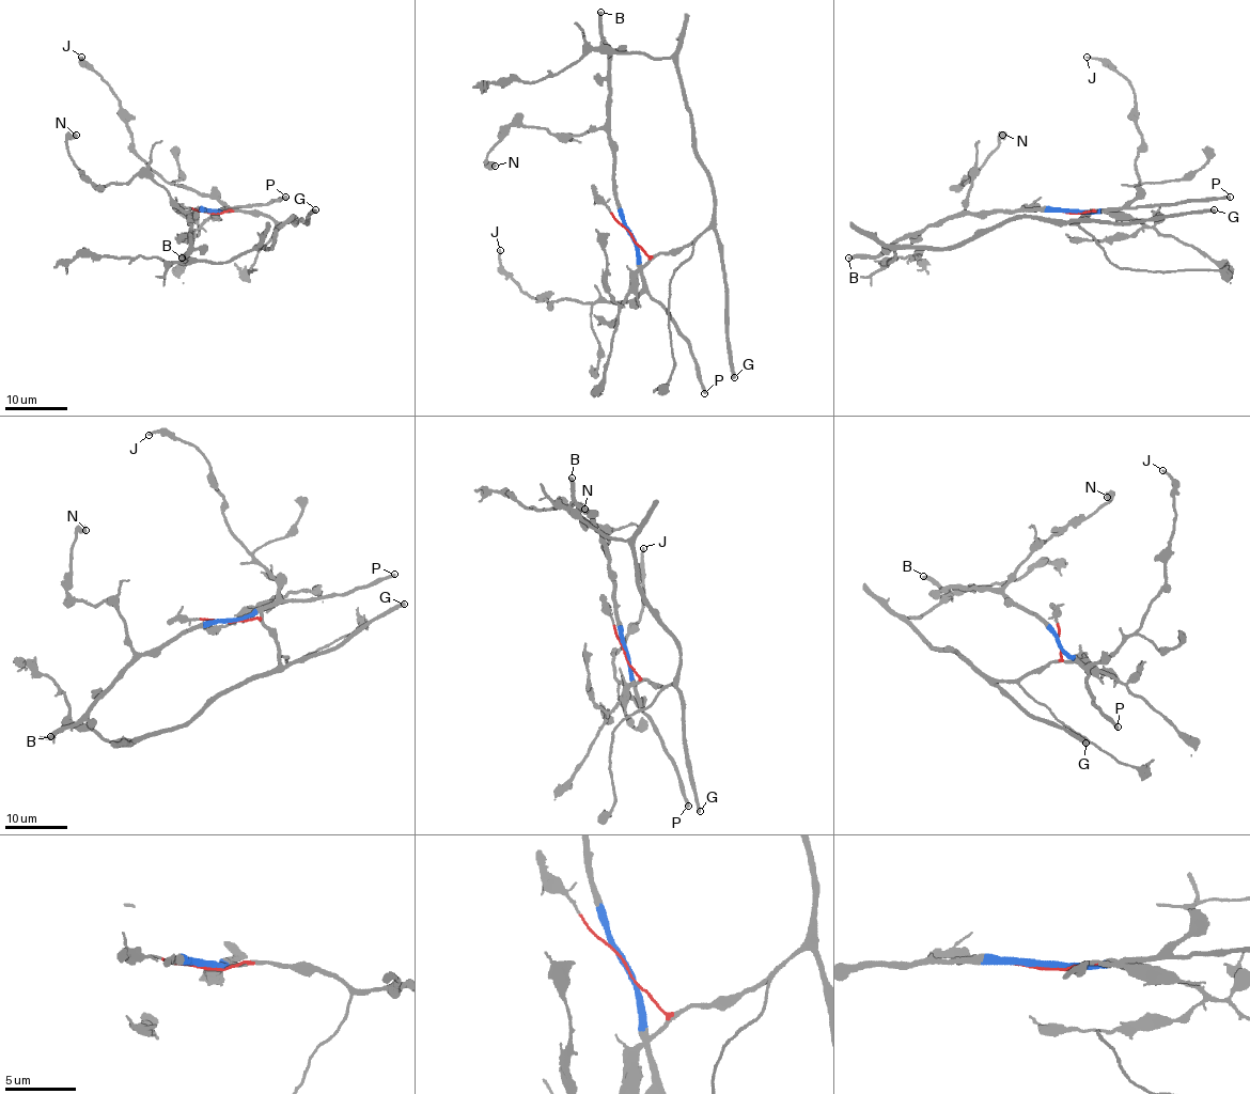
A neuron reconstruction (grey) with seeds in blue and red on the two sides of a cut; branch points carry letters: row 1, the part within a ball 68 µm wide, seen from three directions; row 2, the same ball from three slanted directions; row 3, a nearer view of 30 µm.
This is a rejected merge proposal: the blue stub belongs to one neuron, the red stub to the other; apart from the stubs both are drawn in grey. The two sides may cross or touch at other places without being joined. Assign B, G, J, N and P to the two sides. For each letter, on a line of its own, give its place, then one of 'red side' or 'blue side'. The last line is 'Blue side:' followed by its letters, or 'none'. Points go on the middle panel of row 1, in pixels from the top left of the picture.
B: place (600, 12); blue side
G: place (734, 377); red side
J: place (500, 250); blue side
N: place (495, 166); blue side
P: place (704, 393); blue side
Blue side: B, J, N, P

